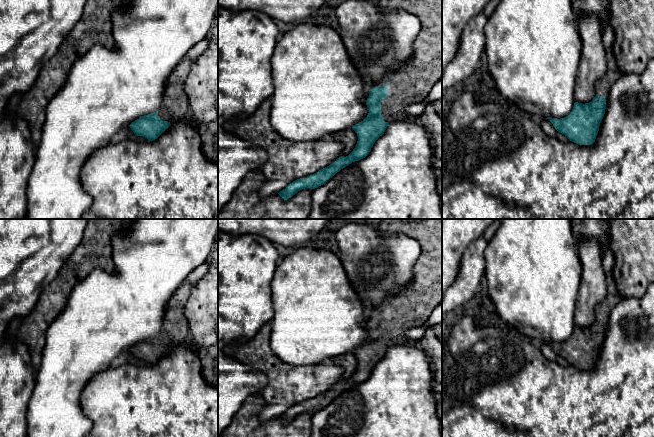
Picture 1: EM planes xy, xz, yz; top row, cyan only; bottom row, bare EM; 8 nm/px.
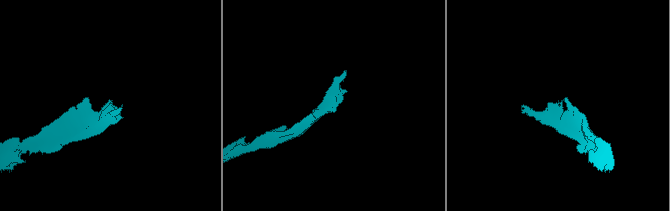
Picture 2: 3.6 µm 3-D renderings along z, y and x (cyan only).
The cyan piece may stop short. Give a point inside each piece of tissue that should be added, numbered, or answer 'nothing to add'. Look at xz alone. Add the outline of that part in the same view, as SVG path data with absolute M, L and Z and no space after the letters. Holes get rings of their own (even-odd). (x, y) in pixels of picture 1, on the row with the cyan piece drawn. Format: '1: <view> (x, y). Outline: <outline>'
1: xz (411, 83). Outline: M379 0L377 4L383 13L403 11L417 16L420 21L420 33L413 43L411 59L369 87L369 90L385 84L388 87L390 94L381 102L385 122L413 120L405 113L406 107L414 103L425 103L434 84L442 78L442 0Z

